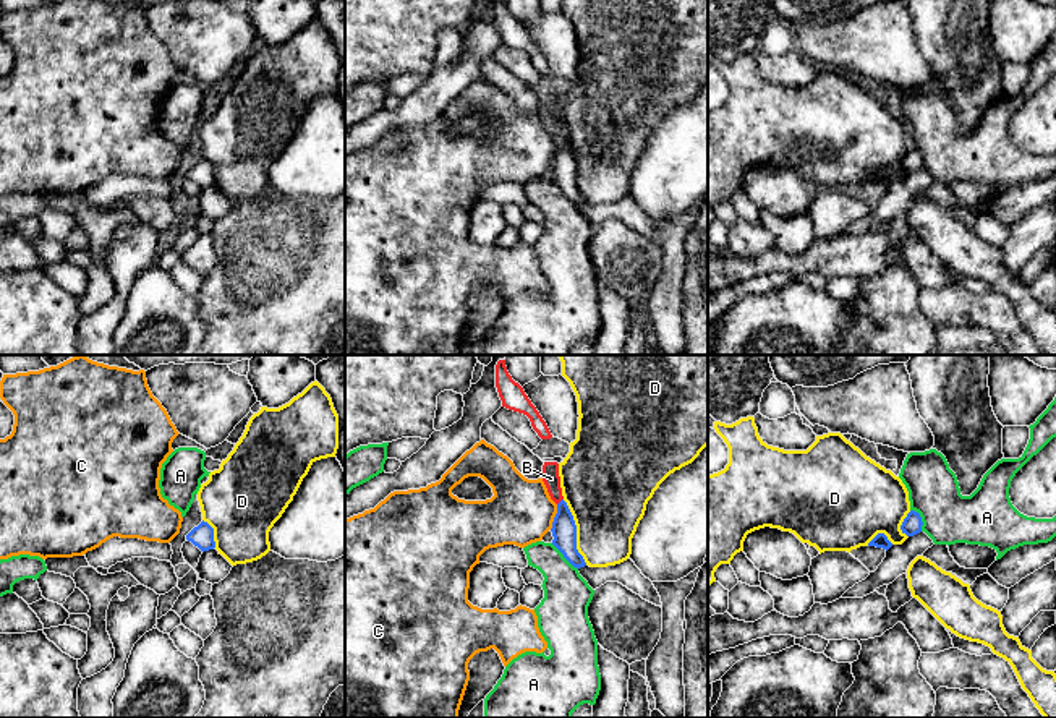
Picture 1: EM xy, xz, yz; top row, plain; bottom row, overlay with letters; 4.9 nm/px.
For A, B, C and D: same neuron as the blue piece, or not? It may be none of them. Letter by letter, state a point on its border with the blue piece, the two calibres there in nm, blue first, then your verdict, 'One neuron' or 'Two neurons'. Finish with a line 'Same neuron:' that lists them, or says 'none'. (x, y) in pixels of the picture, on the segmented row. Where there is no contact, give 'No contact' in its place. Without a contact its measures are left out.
A: Touches blue at xz (564, 556). Thickness 130 nm (blue) against 240 nm. Two neurons
B: Touches blue at xz (561, 501). Thickness 130 nm (blue) against 90 nm. One neuron
C: Touches blue at xz (554, 517). Thickness 130 nm (blue) against 320 nm. Two neurons
D: Touches blue at xz (575, 532). Thickness 130 nm (blue) against 400 nm. Two neurons
Same neuron: B

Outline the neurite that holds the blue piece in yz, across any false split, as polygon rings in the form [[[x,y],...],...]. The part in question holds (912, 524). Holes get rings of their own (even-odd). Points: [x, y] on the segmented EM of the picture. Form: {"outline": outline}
{"outline": [[[910,511],[910,512],[907,514],[907,517],[904,519],[904,522],[902,522],[902,525],[901,525],[901,530],[902,530],[902,533],[905,533],[907,536],[913,536],[913,535],[917,535],[917,533],[922,532],[922,525],[923,525],[923,522],[922,522],[920,514],[915,512],[915,511]]]}

